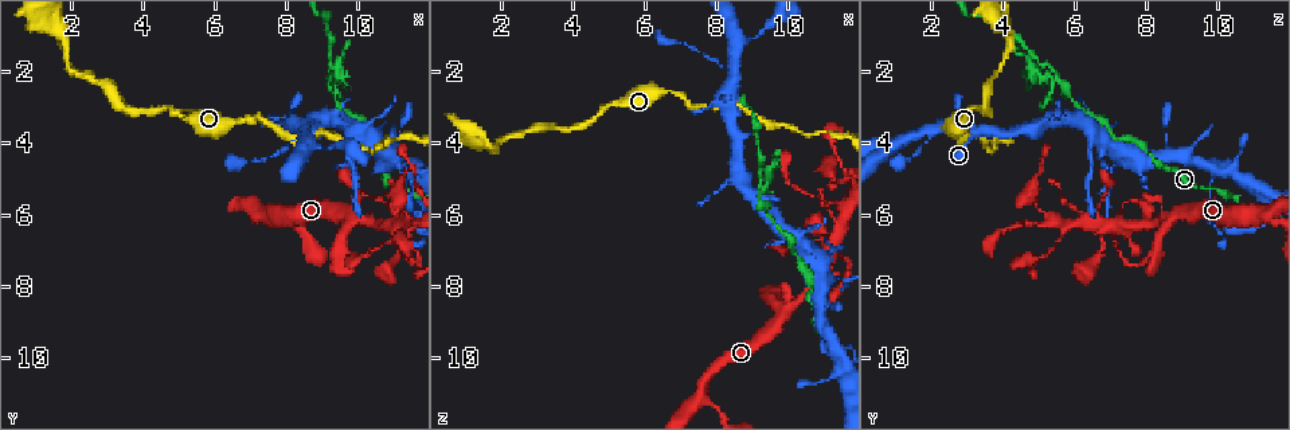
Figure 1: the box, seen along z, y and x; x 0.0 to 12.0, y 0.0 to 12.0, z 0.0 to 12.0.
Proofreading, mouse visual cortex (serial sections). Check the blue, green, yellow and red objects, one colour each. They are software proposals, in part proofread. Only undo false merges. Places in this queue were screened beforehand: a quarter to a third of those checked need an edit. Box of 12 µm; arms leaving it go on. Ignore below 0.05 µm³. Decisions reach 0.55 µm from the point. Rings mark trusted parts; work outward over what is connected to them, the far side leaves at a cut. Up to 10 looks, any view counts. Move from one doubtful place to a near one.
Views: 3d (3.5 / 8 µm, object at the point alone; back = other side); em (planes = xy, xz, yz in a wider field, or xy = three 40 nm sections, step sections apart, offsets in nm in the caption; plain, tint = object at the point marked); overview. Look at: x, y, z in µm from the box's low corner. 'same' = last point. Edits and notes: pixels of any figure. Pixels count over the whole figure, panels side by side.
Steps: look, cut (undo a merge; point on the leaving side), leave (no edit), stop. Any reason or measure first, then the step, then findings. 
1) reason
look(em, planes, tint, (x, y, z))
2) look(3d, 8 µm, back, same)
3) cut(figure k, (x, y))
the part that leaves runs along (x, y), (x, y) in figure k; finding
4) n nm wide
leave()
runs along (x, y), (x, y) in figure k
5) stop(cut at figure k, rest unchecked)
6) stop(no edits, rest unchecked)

side arm on a straight run
look(em, xy, step 5, tint, (9.2, 2.1, 5.5))

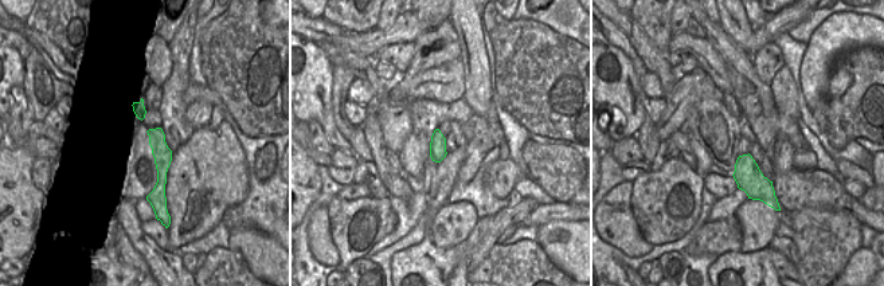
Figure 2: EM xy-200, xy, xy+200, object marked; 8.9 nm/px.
look(3d, 3.5 µm, same)

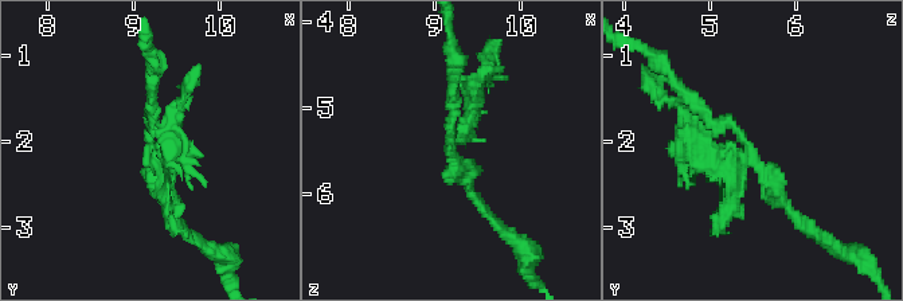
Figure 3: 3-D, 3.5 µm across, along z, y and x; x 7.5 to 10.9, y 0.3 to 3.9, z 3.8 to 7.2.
cut(figure 3, (487, 78))
the part that leaves runs along (458, 140), (488, 50) in figure 3; a second cell is stuck on

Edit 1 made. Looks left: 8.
redraw
look(overview)

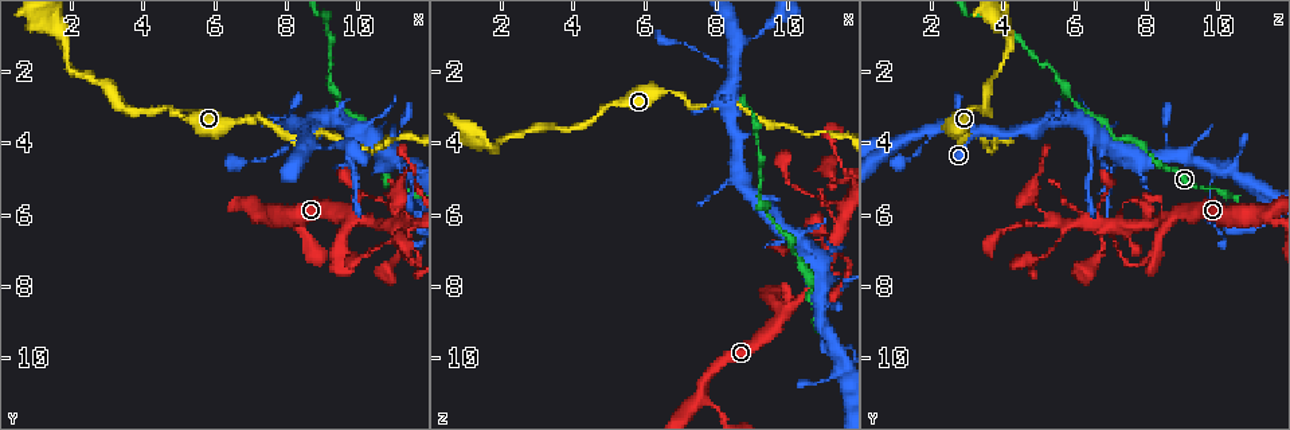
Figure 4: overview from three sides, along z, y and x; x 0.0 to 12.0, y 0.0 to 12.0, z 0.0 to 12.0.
two arms in line, one across
look(3d, 3.5 µm, back, (10.9, 4.4, 7.6))

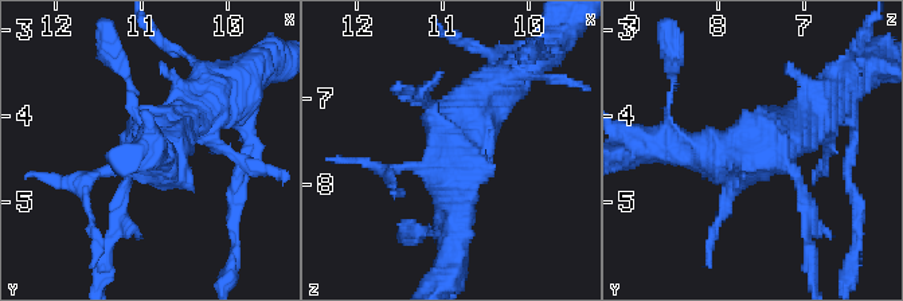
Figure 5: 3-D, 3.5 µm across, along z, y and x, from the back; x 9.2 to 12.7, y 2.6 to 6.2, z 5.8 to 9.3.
need the tissue
look(em, xy, step 1, plain, (10.85, 4.35, 7.60))

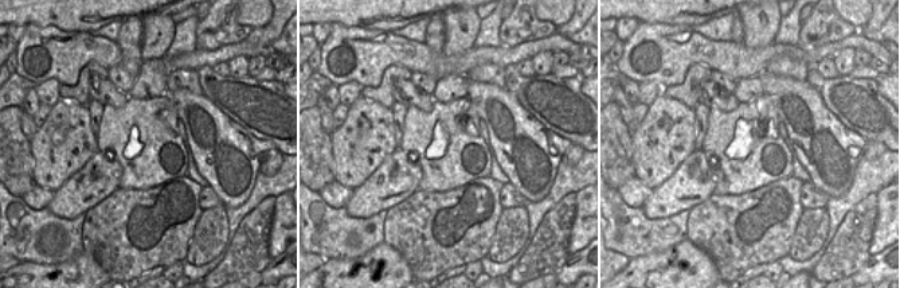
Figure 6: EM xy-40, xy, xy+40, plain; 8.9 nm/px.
look(em, xy, step 1, tint, same)

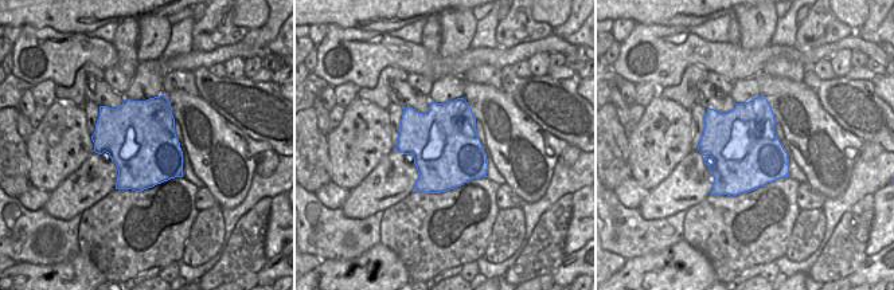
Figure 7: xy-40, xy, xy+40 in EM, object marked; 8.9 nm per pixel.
leave()
runs along (515, 73), (453, 128), (457, 210) in figure 5; continuous, no second cell

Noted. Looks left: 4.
four or more arms meet
look(3d, 8 µm, (11.2, 6.4, 6.9))

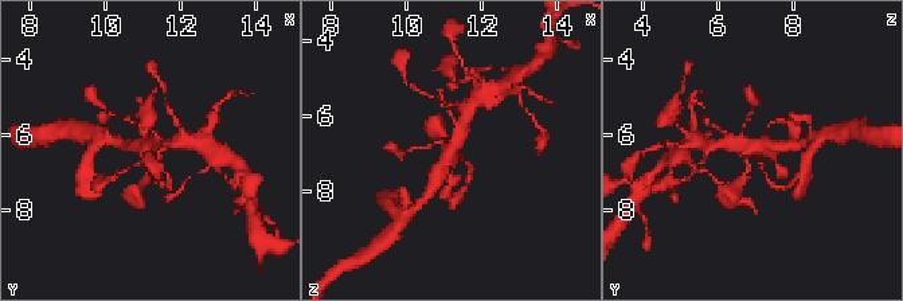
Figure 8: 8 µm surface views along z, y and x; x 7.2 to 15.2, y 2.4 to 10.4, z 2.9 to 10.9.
look(3d, 3.5 µm, (11.2, 6.3, 6.9))

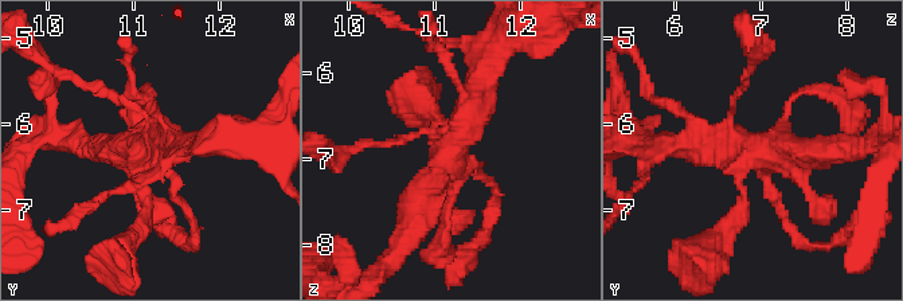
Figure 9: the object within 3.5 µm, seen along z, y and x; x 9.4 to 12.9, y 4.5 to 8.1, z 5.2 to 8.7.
leave()
runs along (414, 226), (485, 67) in figure 9; all the same cell

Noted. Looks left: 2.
abrupt turn
look(3d, 3.5 µm, (11.4, 4.8, 5.0))

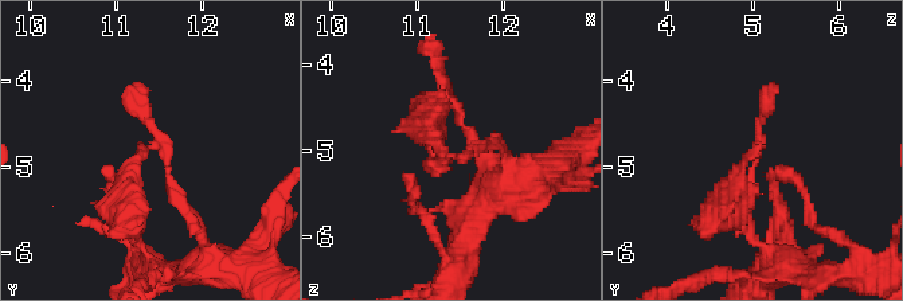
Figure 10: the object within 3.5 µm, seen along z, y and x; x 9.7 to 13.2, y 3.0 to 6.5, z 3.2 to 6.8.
look(em, xy, step 3, tint, (11.30, 4.80, 5.05))

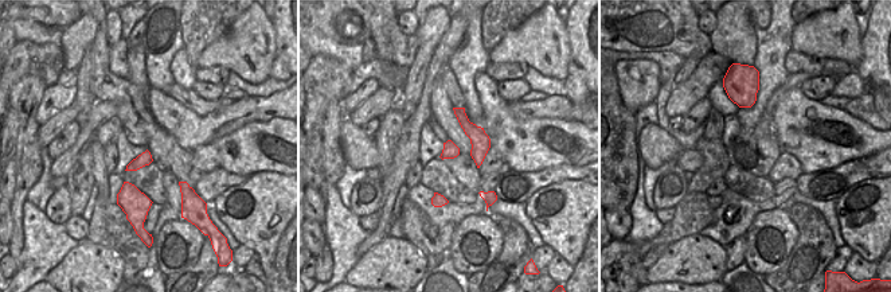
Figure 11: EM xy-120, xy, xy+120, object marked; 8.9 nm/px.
leave()
runs along (492, 145), (452, 159), (426, 110) in figure 10; continuous, no second cell

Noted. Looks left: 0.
stop(cut at figure 3, rest unchecked)

